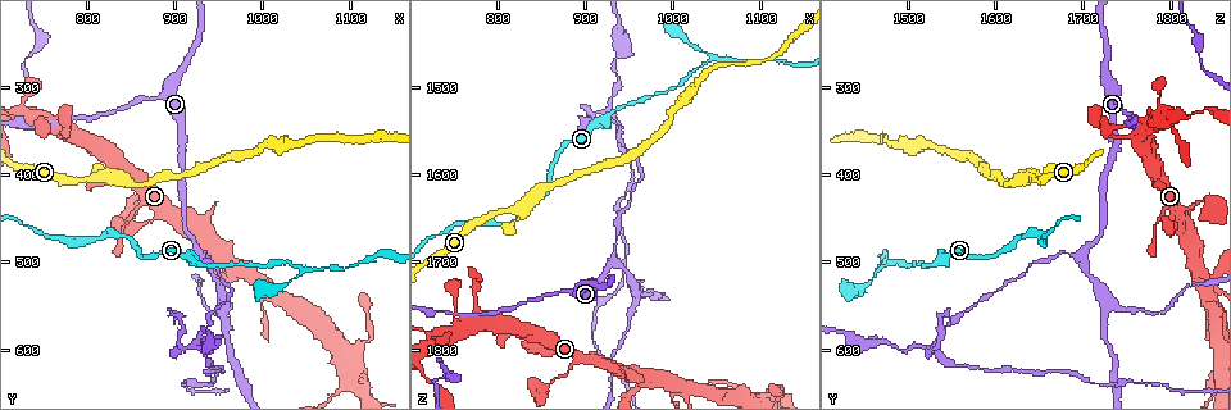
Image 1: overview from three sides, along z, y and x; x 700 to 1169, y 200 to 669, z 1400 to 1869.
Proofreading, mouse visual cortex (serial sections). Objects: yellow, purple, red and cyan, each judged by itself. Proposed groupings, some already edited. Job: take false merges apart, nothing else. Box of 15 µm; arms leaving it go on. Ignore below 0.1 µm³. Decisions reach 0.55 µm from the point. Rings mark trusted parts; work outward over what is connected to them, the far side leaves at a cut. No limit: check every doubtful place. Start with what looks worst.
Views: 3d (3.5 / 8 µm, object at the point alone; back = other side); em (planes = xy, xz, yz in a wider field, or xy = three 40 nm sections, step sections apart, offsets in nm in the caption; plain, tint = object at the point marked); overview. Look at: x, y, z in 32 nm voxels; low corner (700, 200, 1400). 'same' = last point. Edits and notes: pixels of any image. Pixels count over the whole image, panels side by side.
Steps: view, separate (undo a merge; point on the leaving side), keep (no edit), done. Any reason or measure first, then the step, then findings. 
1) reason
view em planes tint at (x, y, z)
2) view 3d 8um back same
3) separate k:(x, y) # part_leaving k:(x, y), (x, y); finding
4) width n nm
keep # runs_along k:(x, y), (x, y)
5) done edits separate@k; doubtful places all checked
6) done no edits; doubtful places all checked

a fork
view 3d 3.5um at (1045, 510, 1470)

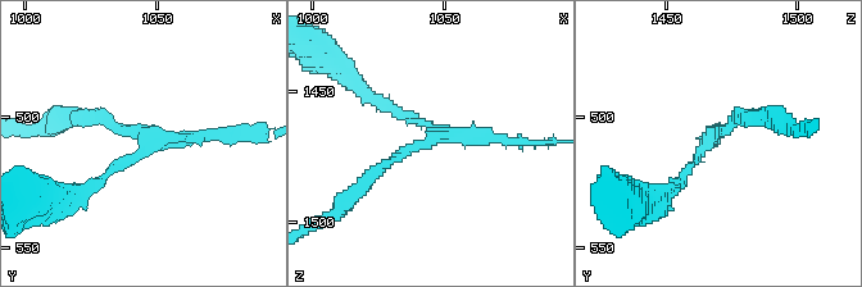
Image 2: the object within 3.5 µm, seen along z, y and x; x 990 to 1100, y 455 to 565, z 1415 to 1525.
arms 3; arm_widths 150, 150, 150 nm; shape alone is not enough
view em xy step 1 tint at (1047, 508, 1468)

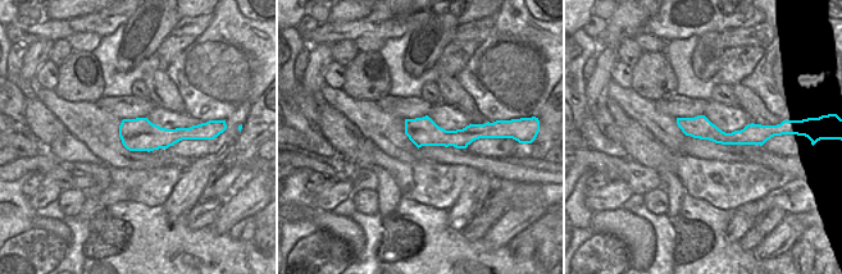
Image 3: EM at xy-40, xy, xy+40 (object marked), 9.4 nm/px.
keep # runs_along 2:(756, 119), (716, 131), (677, 186); one cell here

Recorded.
branch point
view 3d 3.5um at (930, 490, 1700)

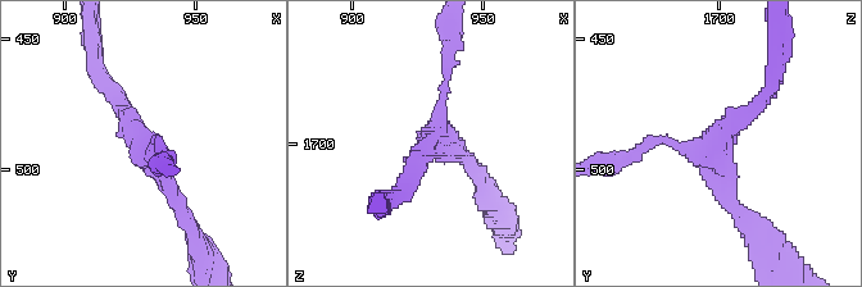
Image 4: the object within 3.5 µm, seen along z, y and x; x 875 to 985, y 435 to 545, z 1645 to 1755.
arms 3; arm_widths 150, 200, 200 nm; now the EM
view em xy step 2 tint at (930, 493, 1697)

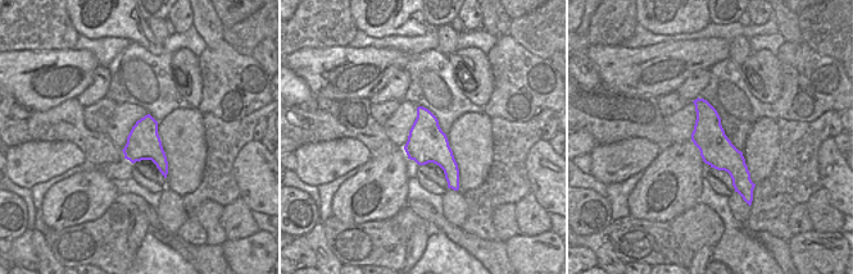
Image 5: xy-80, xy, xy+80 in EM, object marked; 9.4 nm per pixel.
keep # runs_along 5:(699, 101), (738, 188); continuous, no second cell

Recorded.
abrupt turn
view 3d 8um at (930, 600, 1525)

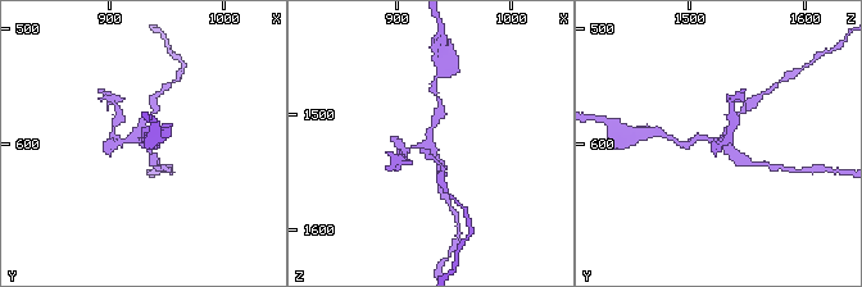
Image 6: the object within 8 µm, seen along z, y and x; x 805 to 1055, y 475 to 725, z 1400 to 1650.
view 3d 3.5um at (932, 598, 1532)

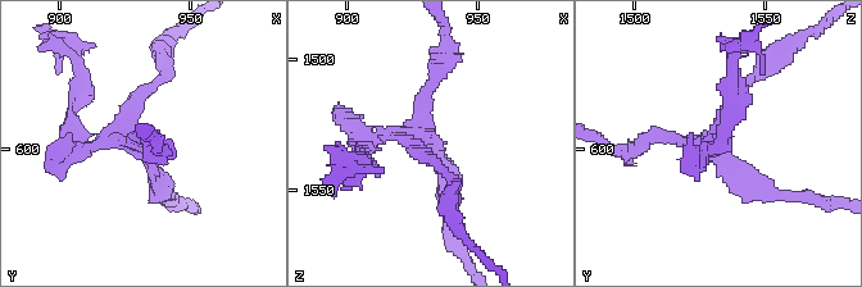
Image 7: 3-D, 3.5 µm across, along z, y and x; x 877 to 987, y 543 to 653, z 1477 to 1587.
view em planes tint at (930, 601, 1529)

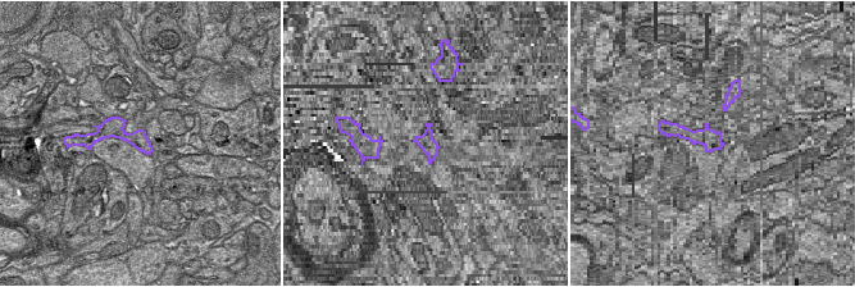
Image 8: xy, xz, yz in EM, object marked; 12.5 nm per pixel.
arms 4
separate 7:(740, 108) # part_leaving 7:(711, 140), (648, 136), (616, 151); two cells meet here

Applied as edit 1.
done edits separate@7; doubtful places all checked

